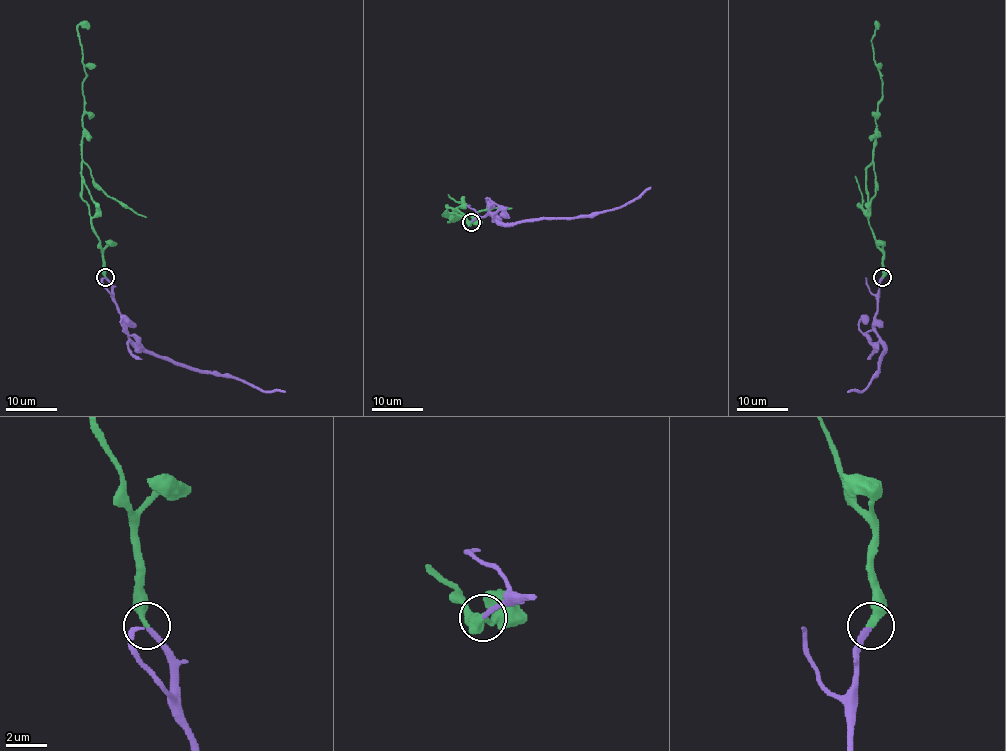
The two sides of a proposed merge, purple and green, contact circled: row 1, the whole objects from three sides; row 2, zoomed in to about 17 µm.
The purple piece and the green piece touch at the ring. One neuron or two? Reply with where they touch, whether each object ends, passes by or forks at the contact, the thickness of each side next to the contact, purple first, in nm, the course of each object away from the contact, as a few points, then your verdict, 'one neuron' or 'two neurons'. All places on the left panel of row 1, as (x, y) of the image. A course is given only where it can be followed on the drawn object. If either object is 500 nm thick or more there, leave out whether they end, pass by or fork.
(105, 277) | purple ends | green ends | 260/360 nm | purple via (106, 278), (125, 332), (135, 343), (195, 369), (229, 374), (265, 390), (285, 392) | green via (106, 277), (103, 251), (90, 221), (89, 206), (81, 197), (85, 72), (78, 26), (85, 25), (89, 28) | one neuron

